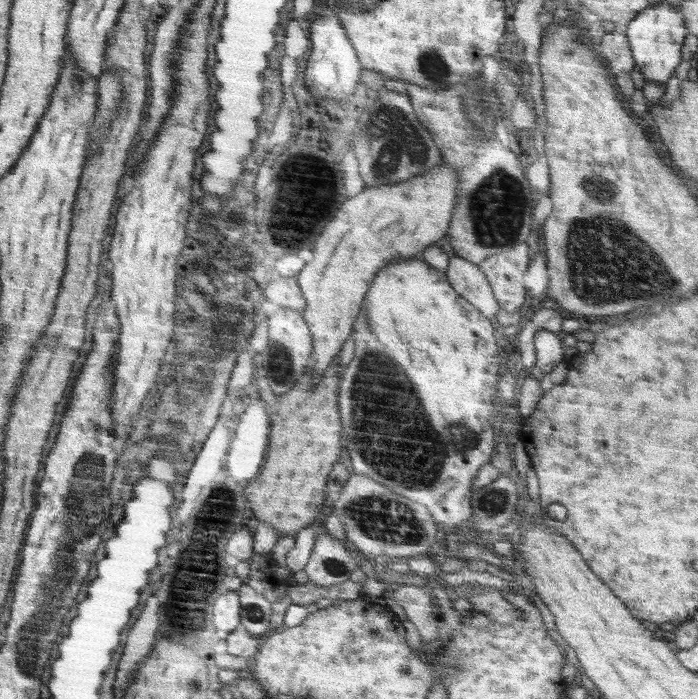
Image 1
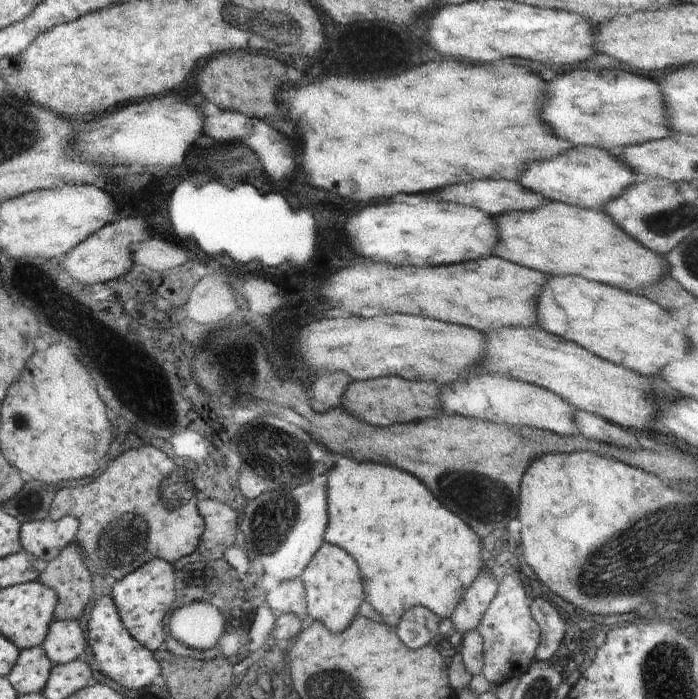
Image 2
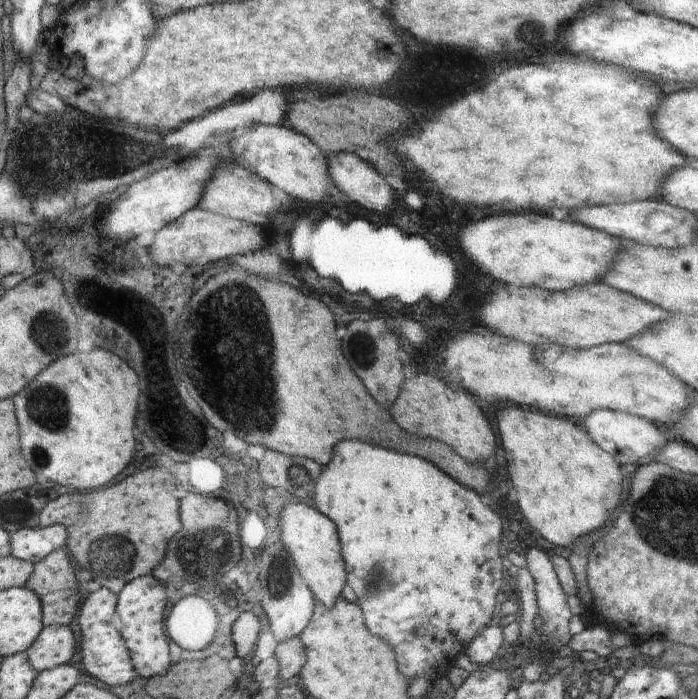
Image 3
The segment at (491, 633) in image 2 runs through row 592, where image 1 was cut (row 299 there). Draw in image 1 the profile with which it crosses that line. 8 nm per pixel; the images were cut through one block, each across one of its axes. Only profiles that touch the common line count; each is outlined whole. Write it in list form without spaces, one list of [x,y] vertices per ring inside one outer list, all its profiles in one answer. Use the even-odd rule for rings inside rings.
[[[526,243],[516,245],[508,252],[493,254],[477,264],[490,281],[499,308],[508,313],[519,311],[526,300],[524,273],[531,262]]]

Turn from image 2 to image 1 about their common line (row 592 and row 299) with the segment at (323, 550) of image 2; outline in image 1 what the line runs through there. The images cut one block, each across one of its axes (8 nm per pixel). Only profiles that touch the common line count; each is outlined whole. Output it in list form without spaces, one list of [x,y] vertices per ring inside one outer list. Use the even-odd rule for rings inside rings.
[[[441,159],[441,162],[426,175],[396,182],[396,185],[366,187],[360,194],[348,198],[340,206],[334,219],[322,231],[322,236],[314,242],[312,260],[306,263],[298,274],[297,283],[306,301],[303,317],[312,331],[313,351],[310,366],[313,368],[313,374],[316,374],[316,382],[322,378],[320,372],[324,372],[330,366],[330,362],[336,359],[342,345],[354,332],[354,322],[362,311],[363,300],[381,268],[395,260],[413,258],[421,254],[428,246],[432,246],[447,234],[452,212],[458,204],[458,178],[460,177],[457,170],[447,166],[446,161]]]

